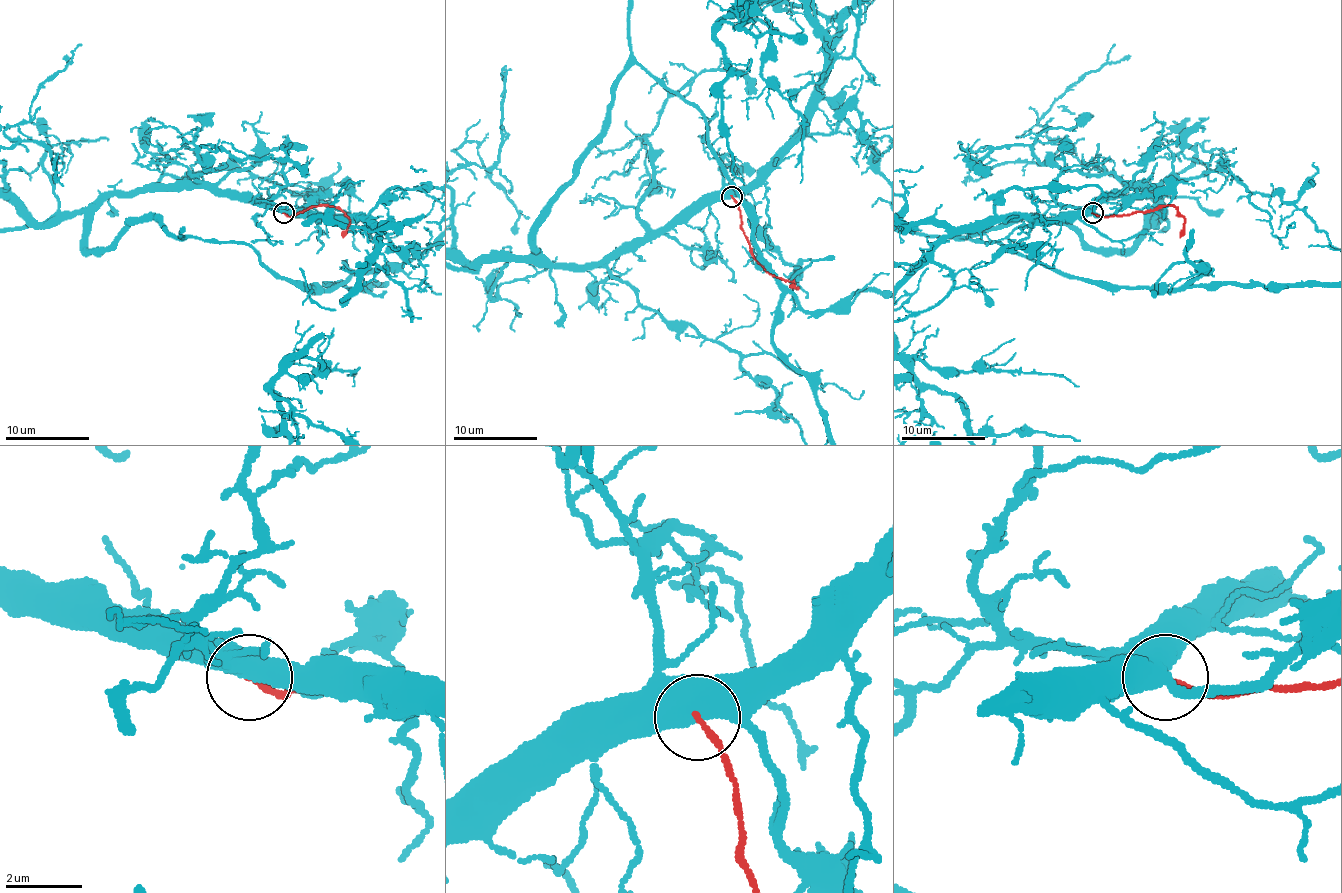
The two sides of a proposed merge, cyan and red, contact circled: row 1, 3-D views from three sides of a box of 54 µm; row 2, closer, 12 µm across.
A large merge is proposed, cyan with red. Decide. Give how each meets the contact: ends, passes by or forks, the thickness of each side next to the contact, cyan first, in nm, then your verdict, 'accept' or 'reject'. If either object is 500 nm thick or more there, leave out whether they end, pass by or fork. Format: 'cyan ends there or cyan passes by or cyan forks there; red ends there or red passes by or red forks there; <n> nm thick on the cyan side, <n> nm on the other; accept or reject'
600 nm thick on the cyan side, 150 nm on the other; reject

